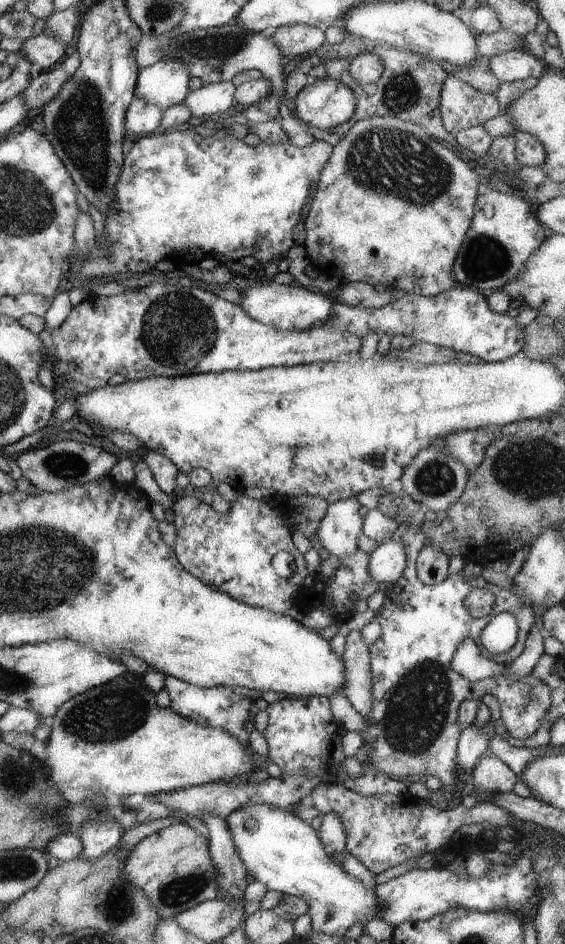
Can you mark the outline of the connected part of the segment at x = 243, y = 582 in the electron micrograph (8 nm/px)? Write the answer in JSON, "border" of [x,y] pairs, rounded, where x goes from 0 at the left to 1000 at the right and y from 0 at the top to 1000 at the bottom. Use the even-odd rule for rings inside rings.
{"border":[[[428,522],[407,534],[409,539],[391,543],[343,525],[326,524],[310,530],[306,555],[313,570],[308,587],[329,606],[372,623],[439,642],[503,651],[510,644],[522,642],[527,626],[549,607],[538,588],[517,574],[517,561],[503,555],[494,540],[478,538],[471,530],[444,529]],[[496,583],[520,589],[524,605],[512,612],[496,611],[481,601],[481,591]]]}

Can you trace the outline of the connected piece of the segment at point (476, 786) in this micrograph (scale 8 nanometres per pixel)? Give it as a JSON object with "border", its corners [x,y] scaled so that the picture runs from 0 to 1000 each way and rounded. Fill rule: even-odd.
{"border":[[[869,798],[842,809],[832,823],[832,836],[816,847],[828,857],[850,850],[874,852],[874,843],[885,839],[910,841],[910,833],[920,826],[885,803]]]}

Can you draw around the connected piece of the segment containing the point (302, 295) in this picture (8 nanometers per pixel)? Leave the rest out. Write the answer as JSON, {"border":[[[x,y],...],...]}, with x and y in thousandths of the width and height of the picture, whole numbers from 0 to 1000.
{"border":[[[478,297],[441,302],[428,307],[421,303],[421,308],[427,309],[425,324],[450,338],[469,344],[483,345],[485,347],[501,351],[540,351],[550,347],[570,346],[577,340],[586,338],[589,334],[591,318],[570,311],[550,309],[543,304],[536,304],[527,300],[517,302],[490,301]]]}

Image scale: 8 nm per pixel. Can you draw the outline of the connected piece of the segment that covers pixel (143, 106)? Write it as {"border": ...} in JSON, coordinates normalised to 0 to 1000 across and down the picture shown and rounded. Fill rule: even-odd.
{"border":[[[241,102],[221,122],[221,138],[244,144],[274,141],[283,135],[287,123],[290,123],[287,114],[262,110],[258,106]]]}

